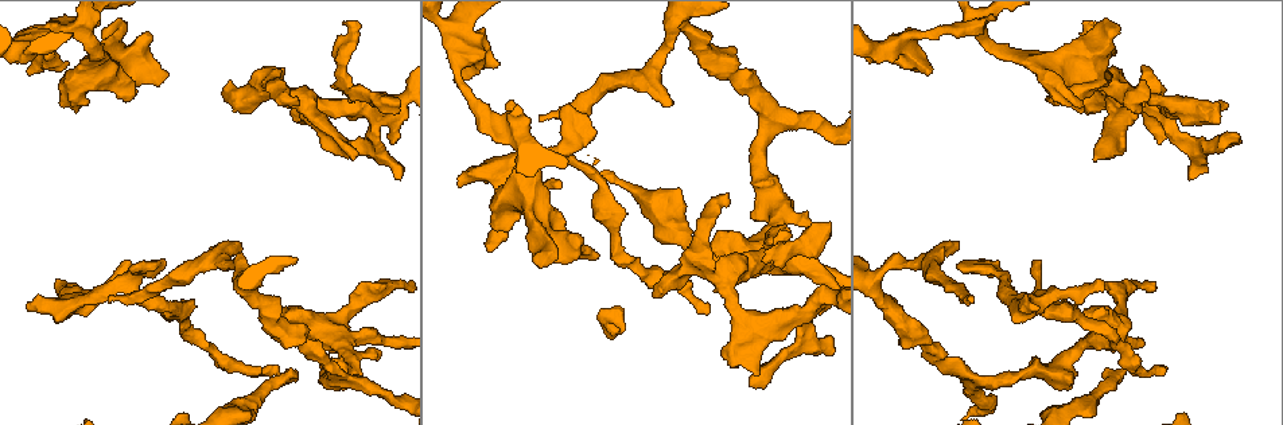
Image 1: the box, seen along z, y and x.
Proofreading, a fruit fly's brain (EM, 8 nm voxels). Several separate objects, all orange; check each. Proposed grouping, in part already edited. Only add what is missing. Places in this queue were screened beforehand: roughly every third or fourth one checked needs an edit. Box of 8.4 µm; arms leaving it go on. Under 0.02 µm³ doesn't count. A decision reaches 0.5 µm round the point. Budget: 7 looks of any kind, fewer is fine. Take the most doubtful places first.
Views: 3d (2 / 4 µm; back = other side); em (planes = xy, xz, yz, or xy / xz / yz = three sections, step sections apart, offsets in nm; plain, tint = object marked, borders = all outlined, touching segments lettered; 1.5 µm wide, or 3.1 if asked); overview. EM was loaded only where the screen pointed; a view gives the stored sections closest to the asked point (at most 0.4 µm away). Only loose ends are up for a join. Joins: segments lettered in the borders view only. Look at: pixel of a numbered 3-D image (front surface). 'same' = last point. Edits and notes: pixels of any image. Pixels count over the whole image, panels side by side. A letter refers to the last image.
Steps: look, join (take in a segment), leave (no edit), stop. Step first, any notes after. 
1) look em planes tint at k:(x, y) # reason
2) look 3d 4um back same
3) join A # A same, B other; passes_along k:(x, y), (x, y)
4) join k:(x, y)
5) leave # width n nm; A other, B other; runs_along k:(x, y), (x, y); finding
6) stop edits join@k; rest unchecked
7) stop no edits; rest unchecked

look 3d 2um at 1:(459, 187) # free end

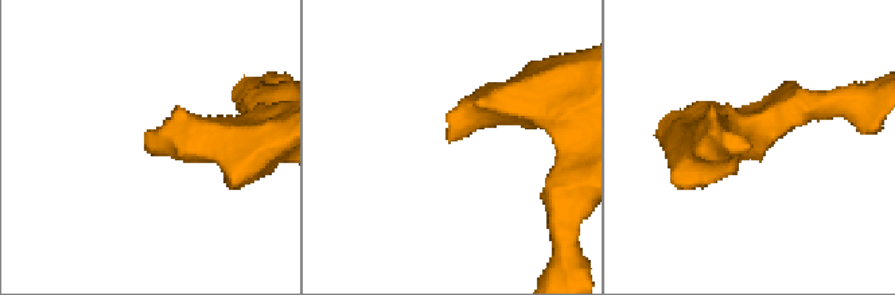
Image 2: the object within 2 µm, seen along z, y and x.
look em yz step 4 borders at 2:(449, 137)

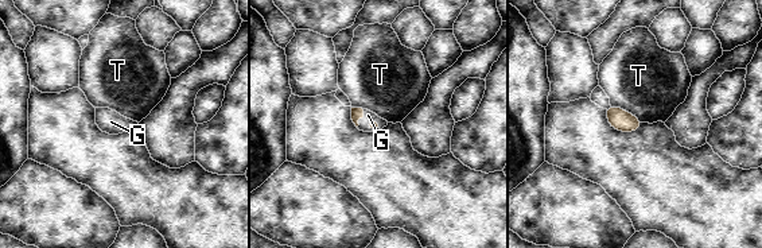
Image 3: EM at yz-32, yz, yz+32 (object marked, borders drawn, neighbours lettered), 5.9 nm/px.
join G # G same, T other; passes_along 3:(372, 124), (372, 120), (368, 115); the cell continues

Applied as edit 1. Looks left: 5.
look em planes tint at 1:(347, 94) # branch stops here

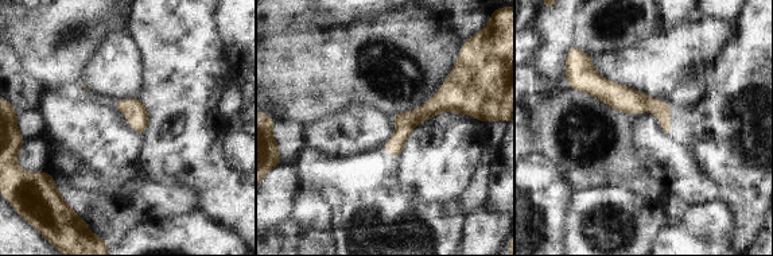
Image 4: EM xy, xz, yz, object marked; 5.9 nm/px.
look em planes borders same

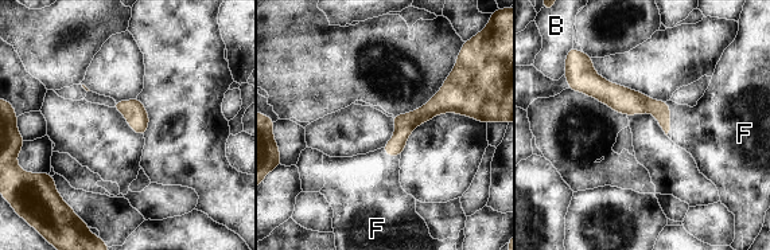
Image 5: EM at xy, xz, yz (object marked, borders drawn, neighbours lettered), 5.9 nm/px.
join F # B other, F same; passes_along 5:(632, 102), (669, 118), (708, 131); it goes on there

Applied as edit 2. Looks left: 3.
look 3d 2um at 1:(1067, 380) # branch stops here

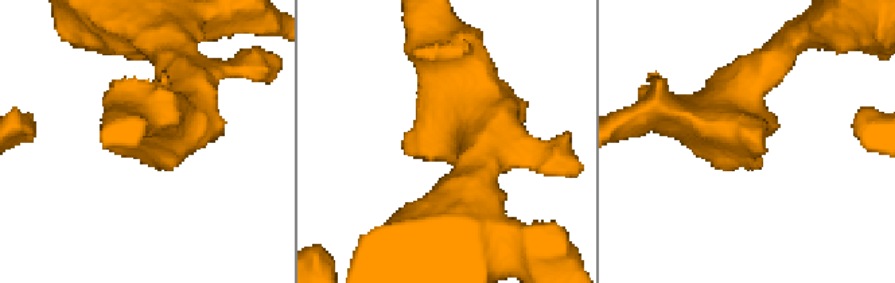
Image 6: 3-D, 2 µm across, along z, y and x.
look em xz step 8 tint at 6:(754, 151) # now the EM

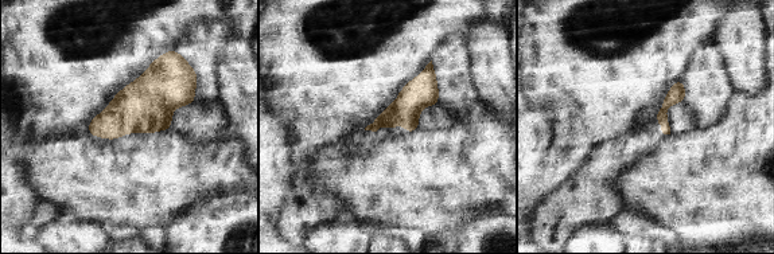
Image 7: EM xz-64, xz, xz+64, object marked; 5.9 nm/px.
look em planes borders same # cut it another way

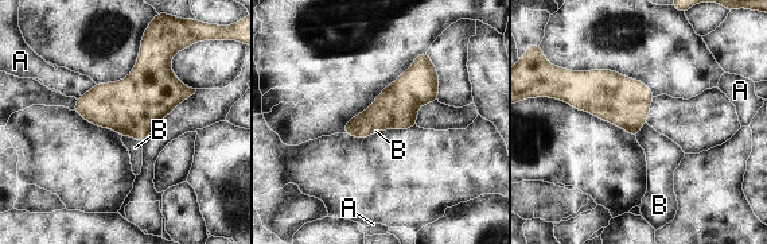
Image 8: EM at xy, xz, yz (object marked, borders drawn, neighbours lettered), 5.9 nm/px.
join B # A other, B same; passes_along 8:(143, 99), (132, 136), (135, 147); it goes on there

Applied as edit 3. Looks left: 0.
stop edits join@3, join@5, join@8; rest unchecked

